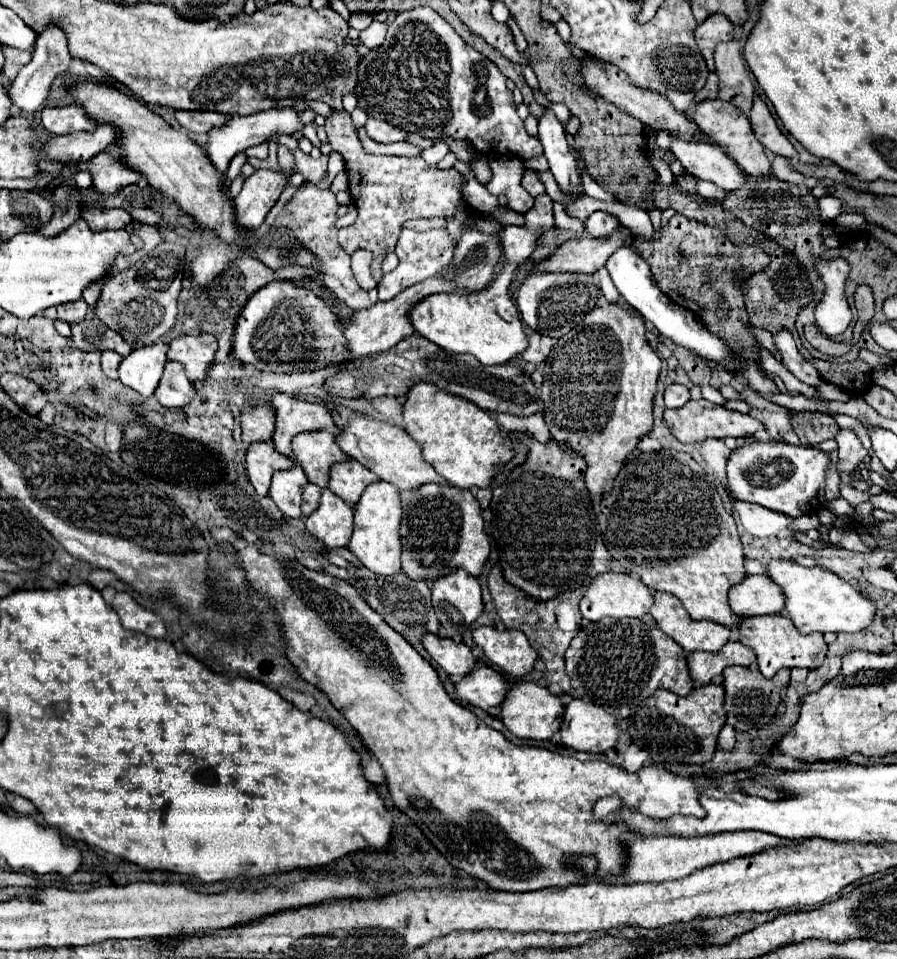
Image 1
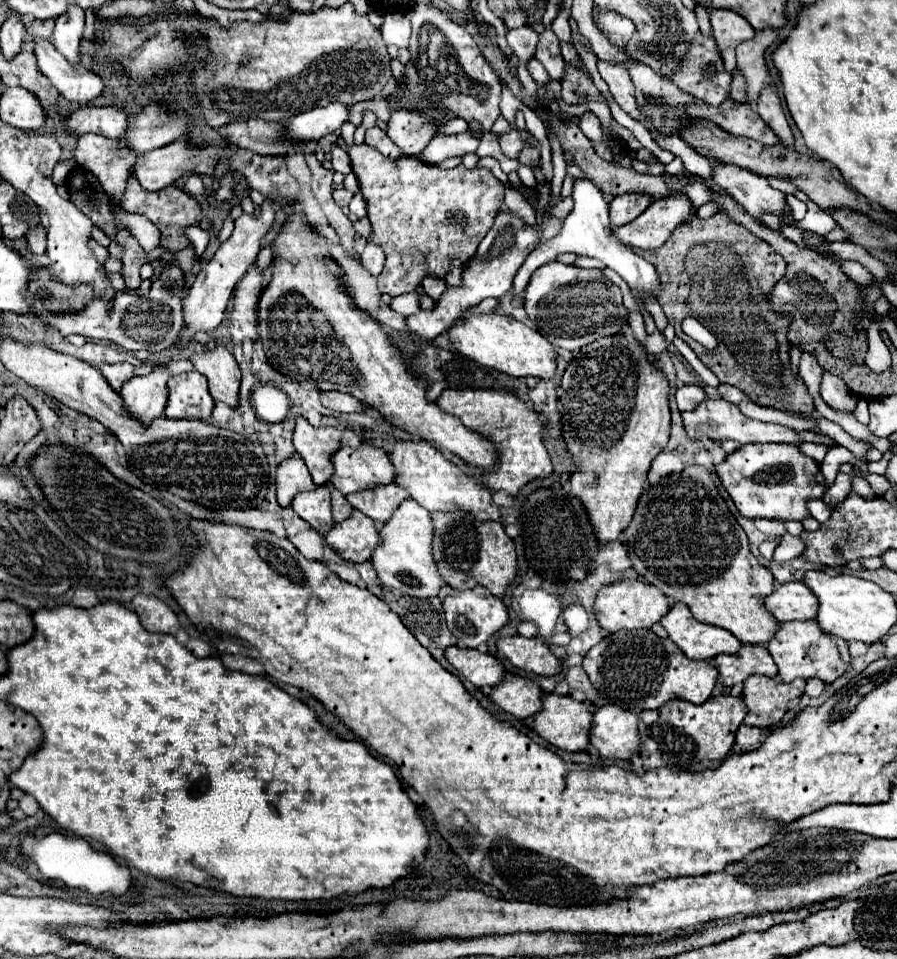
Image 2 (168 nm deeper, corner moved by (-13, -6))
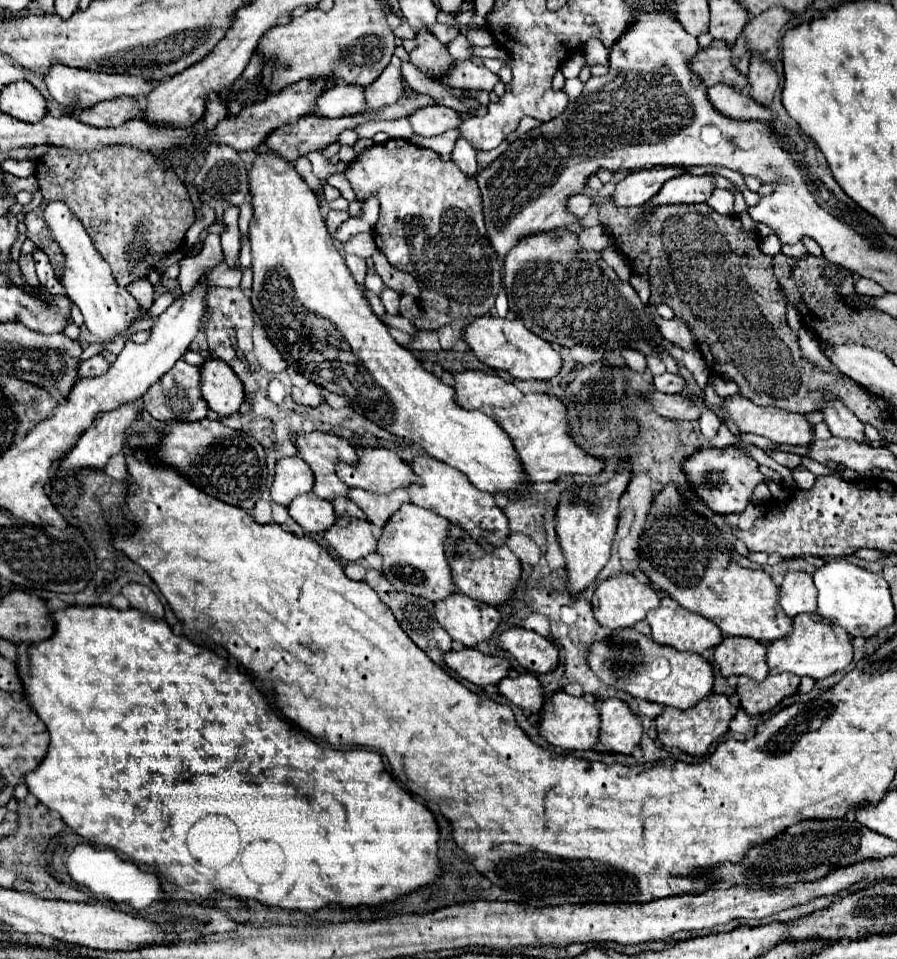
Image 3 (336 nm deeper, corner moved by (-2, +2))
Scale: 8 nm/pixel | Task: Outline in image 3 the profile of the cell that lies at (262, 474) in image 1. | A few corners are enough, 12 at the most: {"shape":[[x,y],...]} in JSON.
{"shape":[[300,457],[276,463],[272,501],[288,507],[310,493],[312,469]]}

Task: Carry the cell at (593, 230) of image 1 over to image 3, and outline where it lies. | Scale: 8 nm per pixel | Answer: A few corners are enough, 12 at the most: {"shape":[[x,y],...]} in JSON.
{"shape":[[682,167],[634,171],[616,185],[618,207],[646,205]]}

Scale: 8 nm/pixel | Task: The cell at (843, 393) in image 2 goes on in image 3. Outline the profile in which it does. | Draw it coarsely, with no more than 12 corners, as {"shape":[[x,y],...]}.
{"shape":[[830,393],[822,415],[834,437],[866,443],[864,423]]}

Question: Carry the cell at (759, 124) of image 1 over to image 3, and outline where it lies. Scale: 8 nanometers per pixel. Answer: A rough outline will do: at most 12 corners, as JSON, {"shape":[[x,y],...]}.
{"shape":[[752,57],[750,97],[770,105],[780,85],[776,69]]}

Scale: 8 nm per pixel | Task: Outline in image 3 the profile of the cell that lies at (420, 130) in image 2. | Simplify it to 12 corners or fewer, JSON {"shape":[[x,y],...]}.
{"shape":[[418,109],[408,121],[418,135],[442,135],[464,119],[456,109]]}

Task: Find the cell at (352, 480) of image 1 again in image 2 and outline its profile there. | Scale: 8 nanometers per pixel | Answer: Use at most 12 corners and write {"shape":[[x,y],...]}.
{"shape":[[393,483],[347,495],[373,521],[385,523],[409,493]]}

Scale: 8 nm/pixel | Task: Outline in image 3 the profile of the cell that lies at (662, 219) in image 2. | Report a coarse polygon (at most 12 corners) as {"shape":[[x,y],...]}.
{"shape":[[682,175],[666,181],[650,201],[704,203],[714,191],[710,175]]}

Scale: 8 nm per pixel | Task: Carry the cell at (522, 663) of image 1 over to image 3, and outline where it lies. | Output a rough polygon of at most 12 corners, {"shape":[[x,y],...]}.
{"shape":[[524,627],[500,635],[500,647],[534,673],[558,667],[558,645]]}

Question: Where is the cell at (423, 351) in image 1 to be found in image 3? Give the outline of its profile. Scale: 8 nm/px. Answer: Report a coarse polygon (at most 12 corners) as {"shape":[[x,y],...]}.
{"shape":[[314,383],[292,389],[292,399],[298,405],[318,407],[322,395]]}

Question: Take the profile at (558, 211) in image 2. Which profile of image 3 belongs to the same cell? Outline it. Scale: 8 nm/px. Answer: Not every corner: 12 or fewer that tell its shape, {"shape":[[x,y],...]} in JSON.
{"shape":[[586,195],[570,197],[574,215],[584,217],[592,201]]}

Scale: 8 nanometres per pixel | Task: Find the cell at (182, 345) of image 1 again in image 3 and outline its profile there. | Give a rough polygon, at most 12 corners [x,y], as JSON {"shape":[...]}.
{"shape":[[224,361],[202,365],[202,397],[220,417],[244,403],[244,387]]}

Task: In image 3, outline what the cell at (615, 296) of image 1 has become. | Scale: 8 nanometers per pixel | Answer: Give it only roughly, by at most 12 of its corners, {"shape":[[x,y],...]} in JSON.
{"shape":[[624,349],[622,357],[632,371],[646,371],[646,357],[634,349]]}

